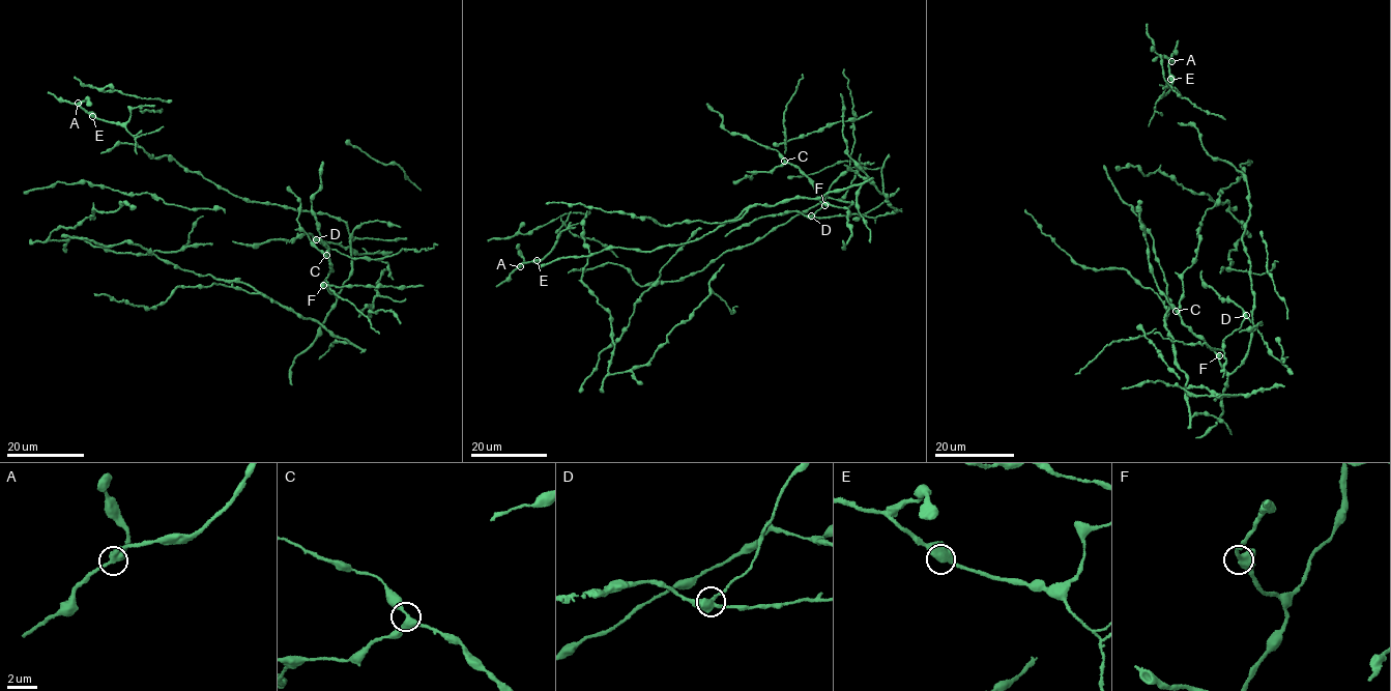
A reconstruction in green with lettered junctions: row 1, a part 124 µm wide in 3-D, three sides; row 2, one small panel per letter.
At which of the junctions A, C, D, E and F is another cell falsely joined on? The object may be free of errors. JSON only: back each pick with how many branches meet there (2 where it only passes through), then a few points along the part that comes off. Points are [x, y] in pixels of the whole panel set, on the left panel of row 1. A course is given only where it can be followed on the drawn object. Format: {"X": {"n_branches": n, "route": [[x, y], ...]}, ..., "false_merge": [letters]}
{"D": {"n_branches": 4, "route": [[317, 238], [348, 256], [374, 259], [403, 249], [417, 252], [438, 245]]}, "false_merge": ["D"]}

